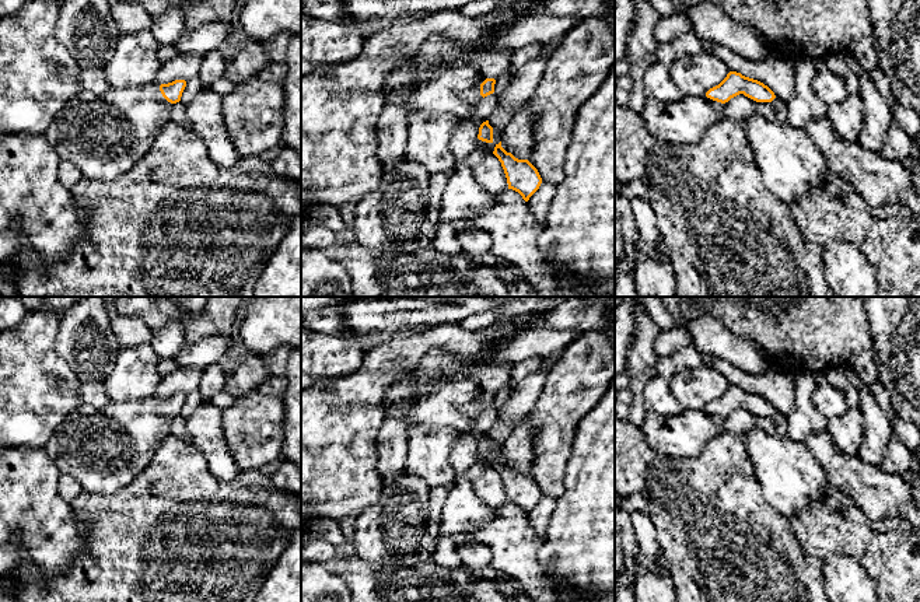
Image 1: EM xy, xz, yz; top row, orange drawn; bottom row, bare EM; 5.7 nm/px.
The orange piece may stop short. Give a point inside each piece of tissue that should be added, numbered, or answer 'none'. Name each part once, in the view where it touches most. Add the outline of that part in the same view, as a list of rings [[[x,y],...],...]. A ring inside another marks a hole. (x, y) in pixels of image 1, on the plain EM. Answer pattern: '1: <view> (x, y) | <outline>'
1: xz (426, 398) | [[[442,350],[427,351],[409,375],[393,384],[384,396],[385,419],[402,416],[410,431],[421,426],[427,431],[451,427],[468,430],[483,413],[480,398],[486,392],[497,393],[510,381],[511,364],[459,360]]]

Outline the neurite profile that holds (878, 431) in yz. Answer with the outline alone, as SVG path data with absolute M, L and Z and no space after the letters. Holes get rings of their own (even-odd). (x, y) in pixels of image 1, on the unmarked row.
M870 385L860 388L860 410L863 412L864 440L858 451L858 458L872 468L879 468L884 461L886 445L893 428L885 413L872 395Z

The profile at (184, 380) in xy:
M179 365L174 372L161 377L153 398L168 398L175 393L190 393L199 388L202 370Z

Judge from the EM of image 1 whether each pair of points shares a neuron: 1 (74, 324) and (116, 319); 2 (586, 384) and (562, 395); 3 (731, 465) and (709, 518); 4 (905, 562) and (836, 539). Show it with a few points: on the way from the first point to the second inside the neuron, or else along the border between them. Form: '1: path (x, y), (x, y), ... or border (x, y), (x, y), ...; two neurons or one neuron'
1: border (108, 311), (111, 329), (121, 346); two neurons
2: path (580, 384), (567, 394); one neuron
3: path (723, 478), (712, 506); one neuron
4: path (888, 557), (881, 557), (857, 539), (853, 539); one neuron

